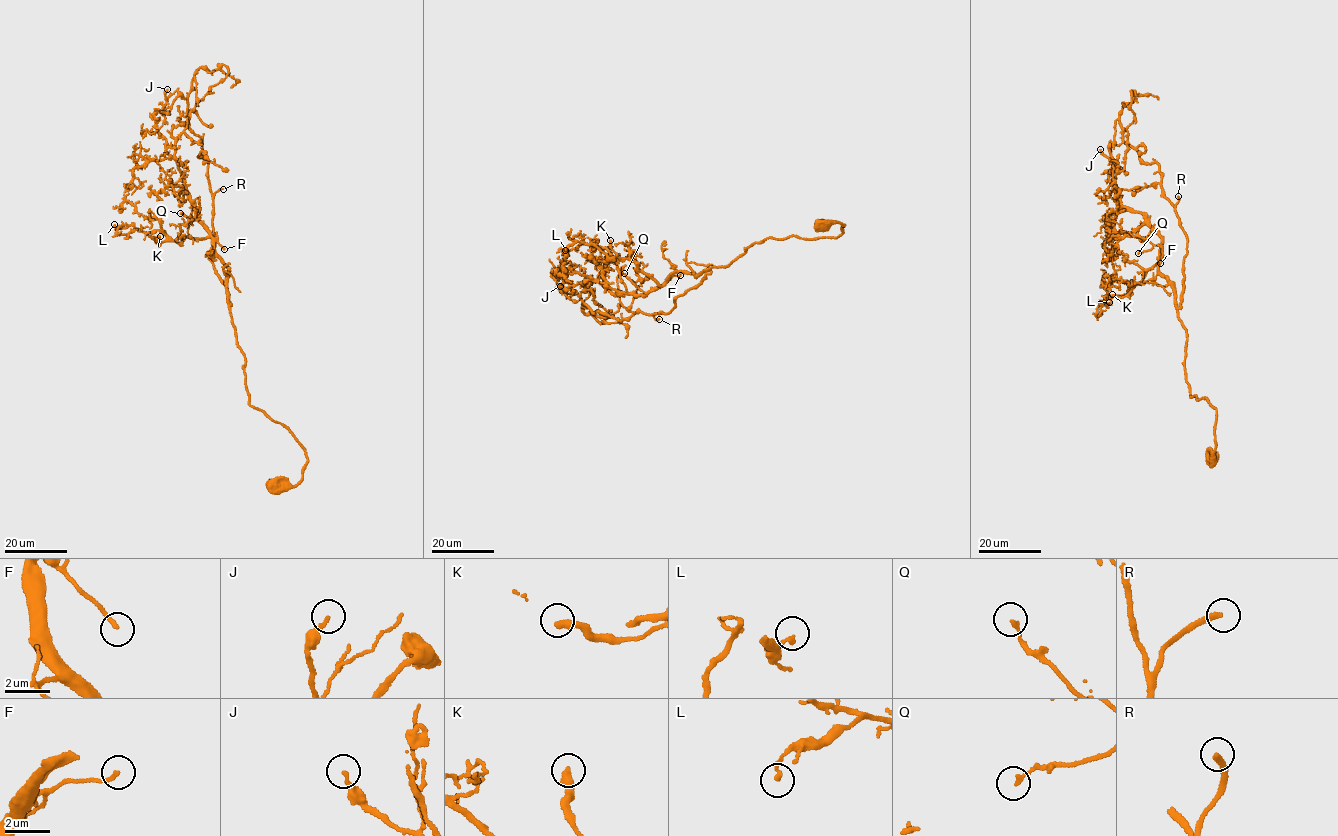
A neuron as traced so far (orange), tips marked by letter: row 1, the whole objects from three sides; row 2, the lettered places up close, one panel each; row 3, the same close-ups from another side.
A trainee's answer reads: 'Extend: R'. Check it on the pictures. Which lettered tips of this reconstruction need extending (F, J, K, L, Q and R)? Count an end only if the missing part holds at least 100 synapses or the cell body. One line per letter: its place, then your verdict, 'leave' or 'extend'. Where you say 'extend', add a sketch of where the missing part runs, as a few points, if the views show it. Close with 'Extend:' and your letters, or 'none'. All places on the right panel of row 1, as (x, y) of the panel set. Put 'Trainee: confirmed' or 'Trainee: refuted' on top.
Trainee: confirmed
F: (1160, 263) | leave
J: (1100, 149) | leave
K: (1112, 294) | leave
L: (1109, 302) | leave
Q: (1138, 253) | leave
R: (1178, 196) | extend
Extend: R

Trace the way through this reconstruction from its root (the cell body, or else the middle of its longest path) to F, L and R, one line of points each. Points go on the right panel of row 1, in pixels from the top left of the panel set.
F: (1210, 458), (1217, 411), (1206, 399), (1190, 397), (1187, 331), (1160, 263)
L: (1210, 458), (1217, 411), (1190, 397), (1187, 331), (1174, 287), (1159, 271), (1163, 256), (1109, 302)
R: (1210, 458), (1217, 411), (1206, 399), (1190, 398), (1185, 379), (1187, 331), (1177, 310), (1187, 236), (1178, 196)

